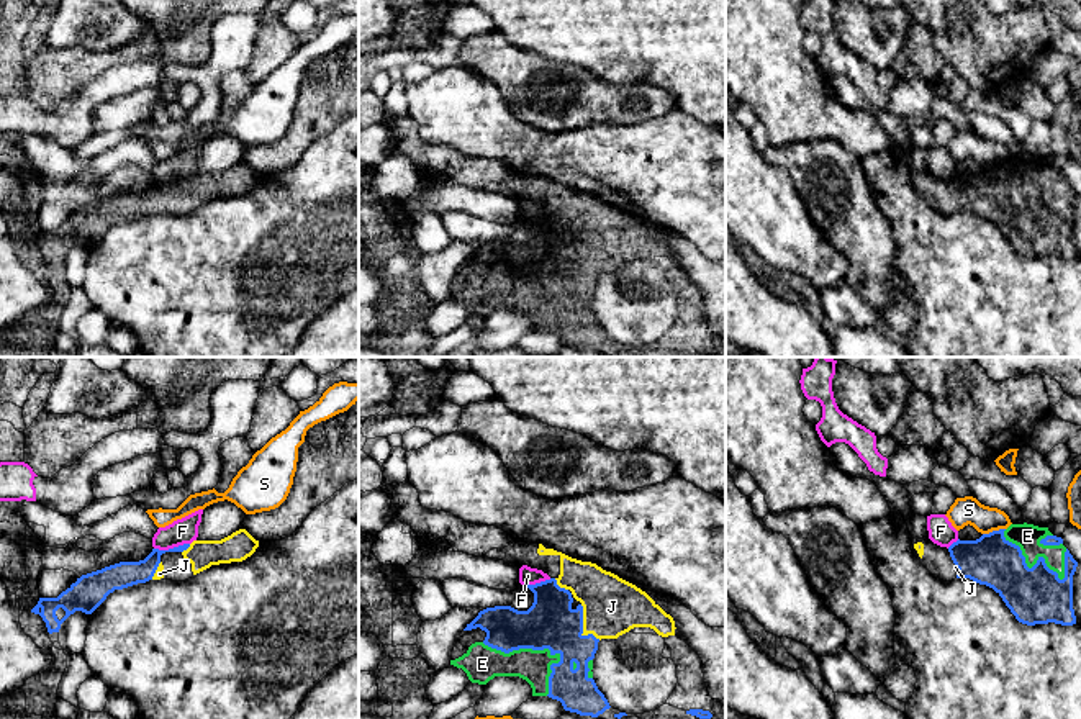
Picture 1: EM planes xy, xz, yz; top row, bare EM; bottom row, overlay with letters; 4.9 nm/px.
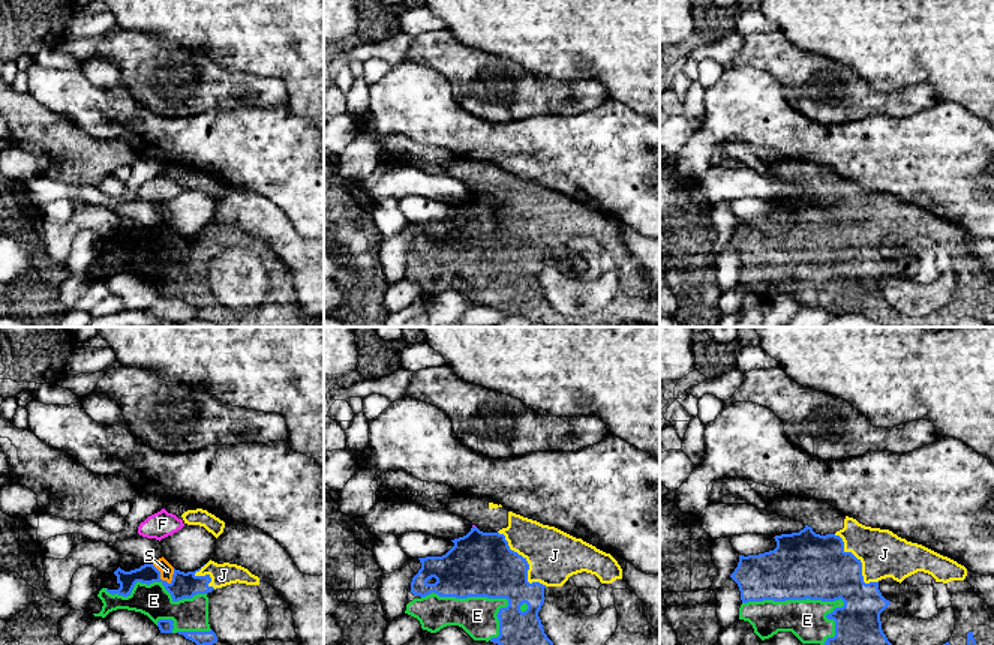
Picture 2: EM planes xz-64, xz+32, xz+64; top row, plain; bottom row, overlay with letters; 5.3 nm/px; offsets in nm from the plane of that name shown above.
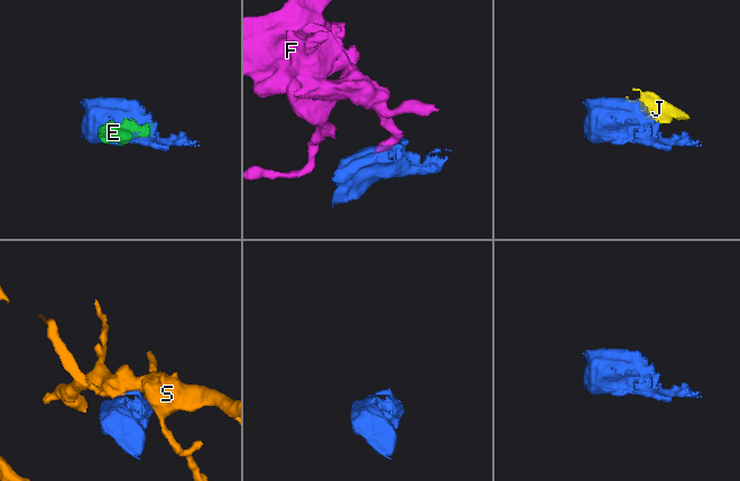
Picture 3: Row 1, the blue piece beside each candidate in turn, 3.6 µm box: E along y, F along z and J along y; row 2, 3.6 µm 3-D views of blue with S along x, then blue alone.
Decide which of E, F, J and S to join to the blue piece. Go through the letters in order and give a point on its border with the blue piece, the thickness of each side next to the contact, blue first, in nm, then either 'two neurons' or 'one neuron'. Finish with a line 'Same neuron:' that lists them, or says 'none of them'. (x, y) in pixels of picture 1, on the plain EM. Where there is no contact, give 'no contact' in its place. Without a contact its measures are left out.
E: meets blue in xz at (541, 282); 260 nm thick on the blue side, 160 nm on the other; one neuron
F: meets blue in xy at (171, 182); 130 nm thick on the blue side, 130 nm on the other; two neurons
J: meets blue in xz at (582, 261); 260 nm thick on the blue side, 280 nm on the other; one neuron
S: meets blue in yz at (993, 164); 240 nm thick on the blue side, 140 nm on the other; two neurons
Same neuron: E, J

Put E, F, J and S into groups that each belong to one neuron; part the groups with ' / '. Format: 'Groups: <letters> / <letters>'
Groups: E J / F / S

